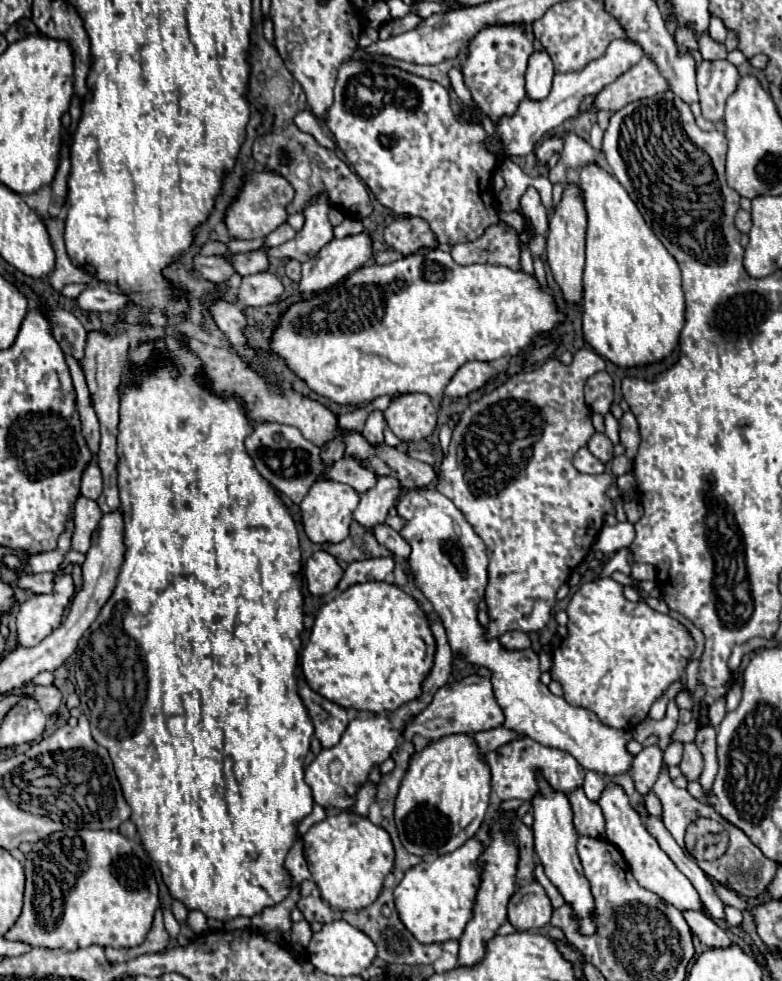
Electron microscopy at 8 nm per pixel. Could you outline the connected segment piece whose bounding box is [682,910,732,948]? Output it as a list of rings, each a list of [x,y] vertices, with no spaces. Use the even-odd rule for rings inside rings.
[[[684,910],[682,912],[688,926],[692,928],[692,932],[700,938],[700,942],[708,948],[718,948],[718,946],[730,946],[732,940],[728,936],[728,932],[718,926],[710,916],[706,916],[704,912],[696,912],[696,910]]]

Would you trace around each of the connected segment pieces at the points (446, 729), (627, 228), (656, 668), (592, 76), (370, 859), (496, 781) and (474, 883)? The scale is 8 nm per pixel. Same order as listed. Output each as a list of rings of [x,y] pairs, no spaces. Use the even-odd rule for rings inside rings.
[[[472,674],[472,676],[466,676],[456,682],[448,682],[446,686],[442,686],[434,694],[432,704],[426,710],[422,710],[418,716],[414,716],[412,724],[408,724],[404,728],[402,738],[412,740],[416,734],[420,734],[426,740],[438,740],[442,736],[458,734],[458,732],[474,734],[474,732],[482,732],[482,730],[492,730],[492,728],[498,728],[502,722],[504,722],[504,714],[494,698],[492,680]]]
[[[592,164],[580,170],[580,182],[586,212],[586,268],[584,268],[584,300],[582,300],[582,330],[586,342],[606,360],[620,368],[632,368],[642,364],[656,364],[666,360],[678,346],[680,330],[684,326],[686,300],[680,286],[680,268],[676,258],[664,248],[650,226],[644,222],[640,210],[622,188],[622,184],[610,176],[604,168]]]
[[[612,578],[582,584],[580,590],[570,598],[566,612],[570,616],[568,636],[552,654],[552,680],[562,684],[564,700],[568,704],[596,712],[606,726],[632,730],[648,716],[650,706],[664,694],[664,690],[682,678],[688,658],[694,650],[692,636],[678,620],[652,610],[644,600],[626,600],[622,594],[622,584],[614,582]]]
[[[614,40],[608,46],[606,56],[602,56],[600,60],[590,62],[582,72],[570,72],[570,74],[556,74],[554,76],[554,84],[550,90],[550,96],[544,100],[522,100],[516,114],[512,118],[500,118],[496,124],[498,134],[504,140],[506,146],[506,154],[508,156],[526,156],[530,152],[534,152],[536,144],[556,126],[560,126],[564,120],[574,118],[578,112],[580,102],[588,96],[588,94],[596,94],[596,90],[602,90],[606,84],[614,82],[618,76],[622,76],[624,72],[628,72],[638,60],[642,58],[640,46],[634,42],[626,42],[626,40]]]
[[[330,812],[302,836],[302,842],[314,884],[322,898],[338,910],[354,912],[370,906],[378,898],[384,878],[394,866],[394,848],[388,832],[352,812]]]
[[[520,738],[514,742],[508,742],[500,746],[494,752],[486,754],[486,762],[492,770],[492,790],[500,800],[520,798],[520,800],[532,800],[536,796],[538,778],[542,776],[554,790],[560,790],[564,794],[570,794],[576,788],[582,788],[584,784],[584,772],[582,766],[576,762],[576,758],[564,750],[542,746],[532,738]]]
[[[470,838],[462,848],[450,854],[412,866],[396,886],[394,904],[398,916],[420,944],[458,940],[462,936],[466,922],[472,918],[474,896],[480,884],[478,856],[482,850],[484,846],[476,838]]]

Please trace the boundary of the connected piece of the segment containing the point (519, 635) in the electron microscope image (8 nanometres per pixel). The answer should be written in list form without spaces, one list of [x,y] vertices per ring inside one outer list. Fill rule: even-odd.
[[[514,630],[514,632],[502,634],[502,636],[500,636],[500,644],[502,644],[506,650],[526,650],[526,648],[532,646],[532,640],[530,640],[528,634]]]

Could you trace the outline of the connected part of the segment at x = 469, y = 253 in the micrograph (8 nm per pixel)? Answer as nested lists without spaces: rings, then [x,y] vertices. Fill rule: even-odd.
[[[504,222],[490,226],[482,238],[463,243],[458,250],[457,244],[452,246],[451,256],[456,263],[464,266],[488,262],[488,264],[502,264],[512,270],[520,270],[518,236],[514,228],[506,226]]]

